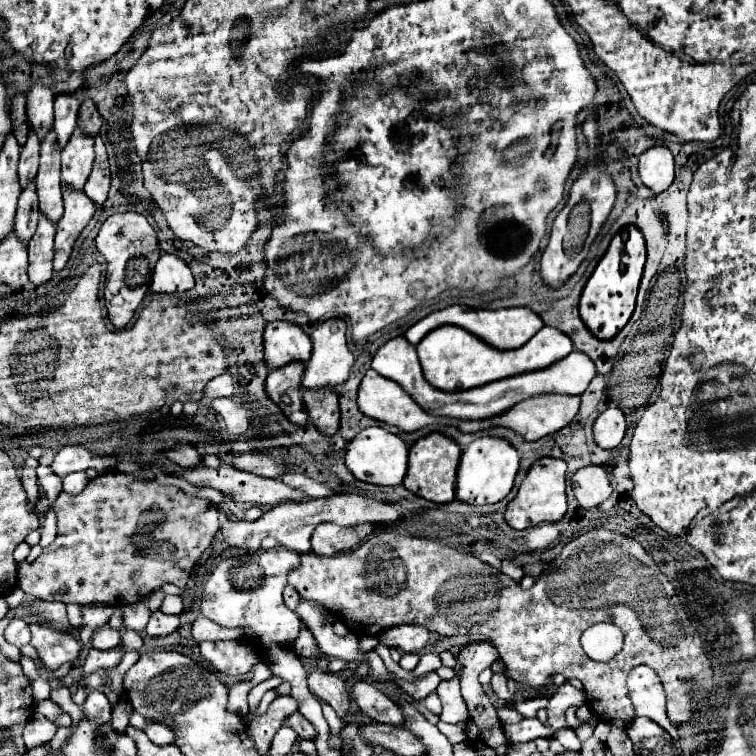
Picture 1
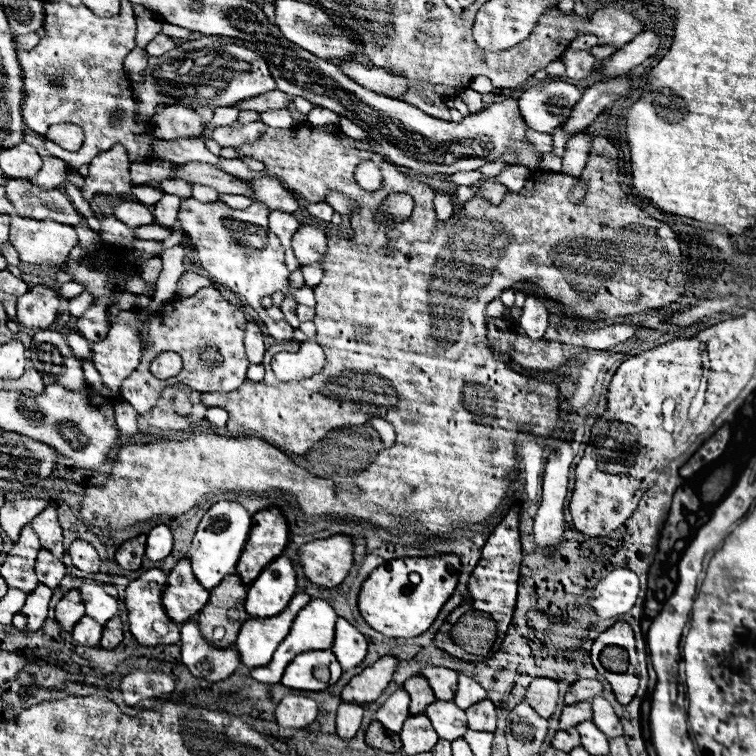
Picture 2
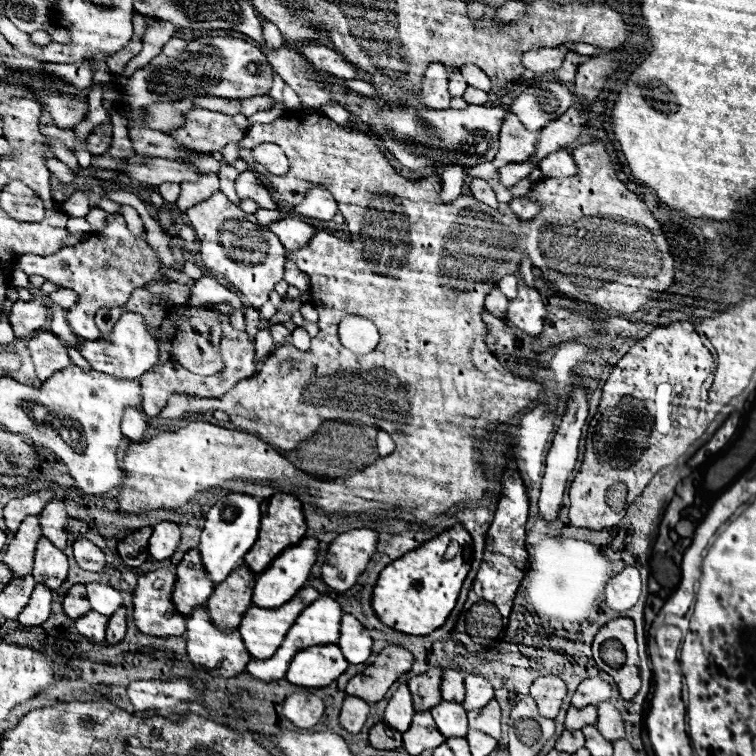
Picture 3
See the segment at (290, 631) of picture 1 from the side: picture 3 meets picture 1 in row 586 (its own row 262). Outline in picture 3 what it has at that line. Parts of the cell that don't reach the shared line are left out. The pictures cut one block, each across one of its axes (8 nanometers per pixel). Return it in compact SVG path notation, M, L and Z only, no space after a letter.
M216 192L210 200L186 210L188 224L194 228L200 240L200 256L210 272L222 274L238 292L242 292L250 306L260 310L268 302L268 294L284 278L286 250L278 236L260 224L254 214L242 212L222 192Z

